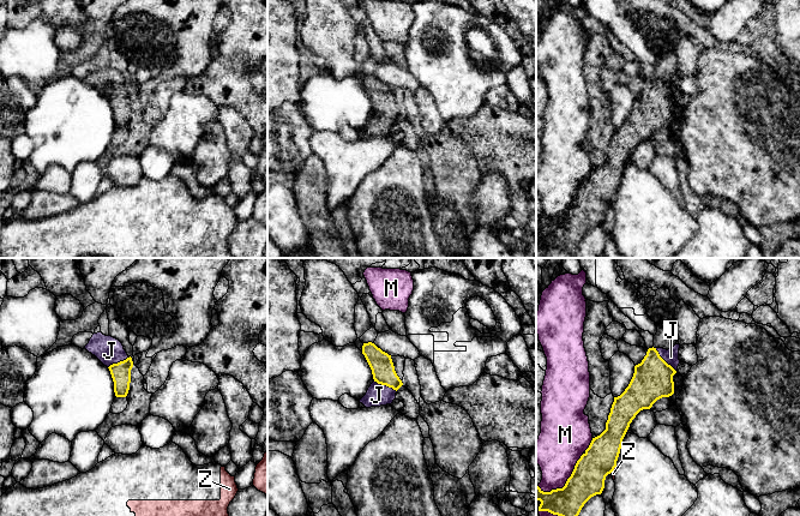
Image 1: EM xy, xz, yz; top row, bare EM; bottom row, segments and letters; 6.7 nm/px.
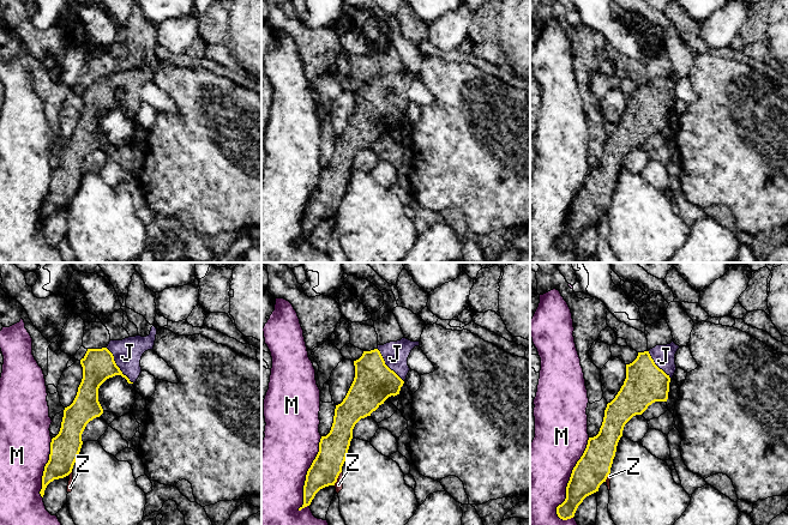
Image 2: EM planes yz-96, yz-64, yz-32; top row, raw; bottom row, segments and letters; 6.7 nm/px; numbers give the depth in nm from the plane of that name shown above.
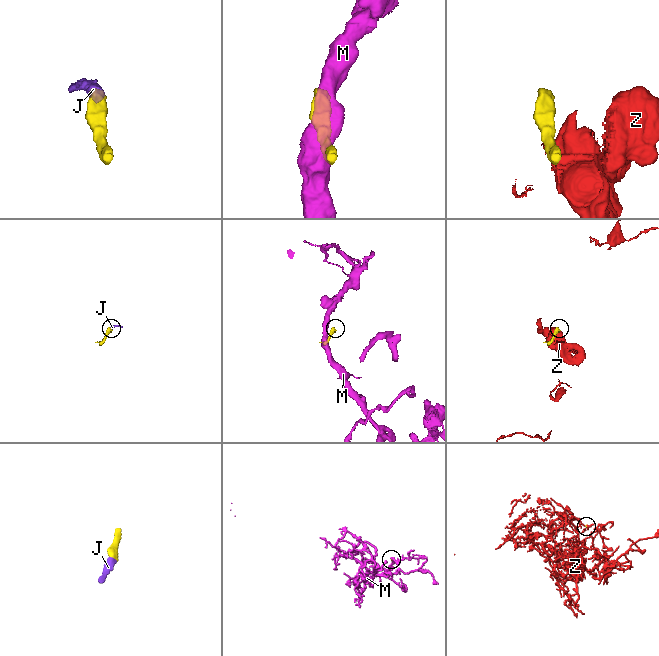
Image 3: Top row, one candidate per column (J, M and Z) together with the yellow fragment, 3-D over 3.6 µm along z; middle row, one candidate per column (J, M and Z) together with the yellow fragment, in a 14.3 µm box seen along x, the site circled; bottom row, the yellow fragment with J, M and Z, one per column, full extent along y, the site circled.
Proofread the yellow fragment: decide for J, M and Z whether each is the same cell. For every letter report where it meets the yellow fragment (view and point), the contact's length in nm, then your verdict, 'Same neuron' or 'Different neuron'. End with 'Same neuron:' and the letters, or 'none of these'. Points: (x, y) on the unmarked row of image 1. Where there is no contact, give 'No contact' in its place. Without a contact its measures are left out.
J: Touches yellow at yz (663, 91). Shared border 220 nm. Same neuron
M: Touches yellow at yz (566, 212). Shared border 380 nm. Different neuron
Z: Touches yellow at yz (613, 200). Shared border 60 nm. Different neuron
Same neuron: J

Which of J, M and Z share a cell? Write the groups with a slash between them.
J / M / Z

